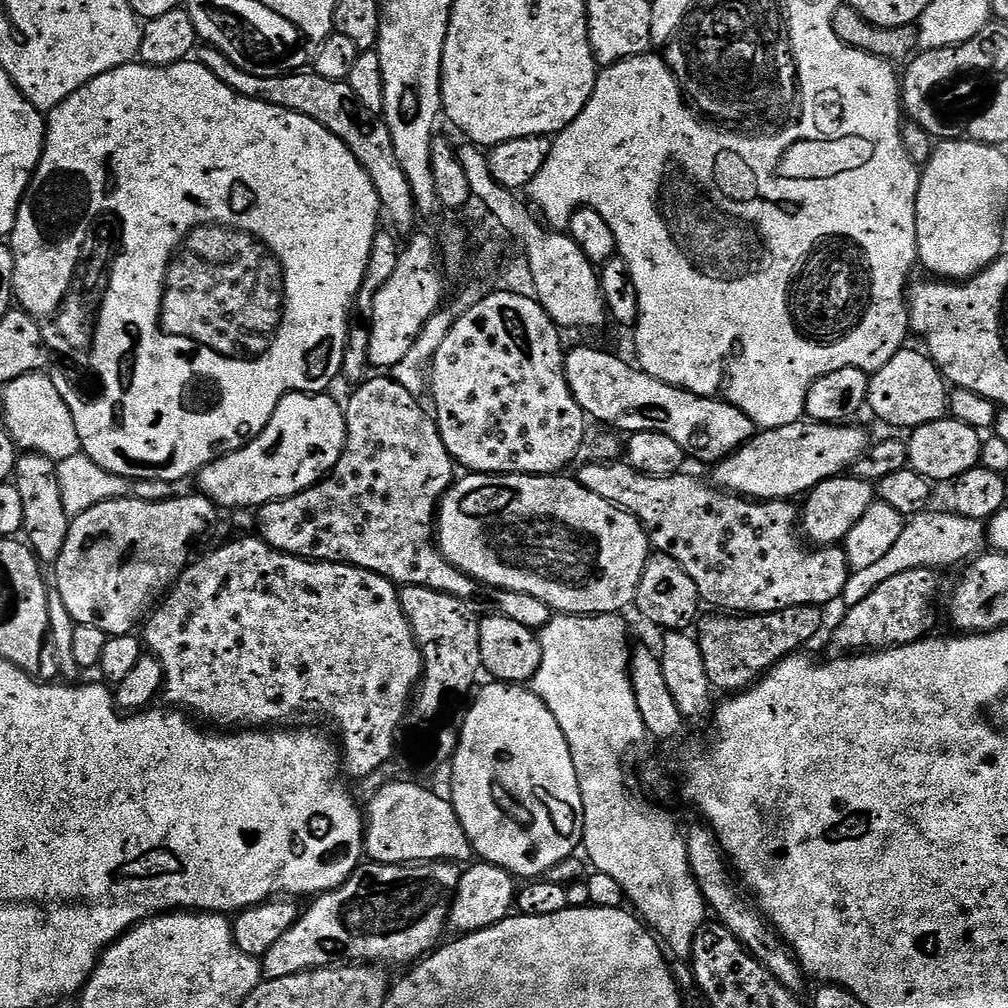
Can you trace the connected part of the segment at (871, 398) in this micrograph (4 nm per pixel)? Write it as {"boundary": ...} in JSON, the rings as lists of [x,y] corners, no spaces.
{"boundary":[[[905,346],[900,349],[898,354],[894,354],[894,358],[890,358],[890,362],[886,362],[886,366],[882,366],[869,375],[867,411],[869,413],[872,411],[882,423],[889,424],[892,428],[911,430],[918,426],[926,426],[930,422],[938,422],[949,415],[949,385],[946,383],[940,369],[937,368],[936,363],[932,361],[932,357],[923,351],[920,352],[915,352],[911,346]]]}

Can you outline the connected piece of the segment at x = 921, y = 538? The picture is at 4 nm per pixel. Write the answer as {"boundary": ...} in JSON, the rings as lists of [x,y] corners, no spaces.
{"boundary":[[[925,510],[917,516],[911,517],[905,523],[902,535],[898,537],[897,544],[885,554],[874,566],[867,570],[858,570],[849,575],[844,595],[845,605],[851,606],[862,602],[870,590],[882,586],[886,578],[894,578],[894,574],[902,574],[906,570],[918,570],[919,568],[952,568],[955,564],[963,565],[985,551],[988,539],[988,530],[985,521],[966,518],[962,514],[951,510],[945,512],[932,512]]]}

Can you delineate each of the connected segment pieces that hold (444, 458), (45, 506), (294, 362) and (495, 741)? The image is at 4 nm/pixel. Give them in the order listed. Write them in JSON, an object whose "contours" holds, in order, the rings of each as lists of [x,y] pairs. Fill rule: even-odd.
{"contours":[[[[376,374],[371,378],[365,379],[362,384],[364,393],[361,396],[352,396],[346,400],[344,408],[344,417],[346,418],[346,442],[342,454],[338,458],[338,462],[332,468],[324,479],[320,480],[314,486],[310,486],[306,490],[302,490],[298,494],[294,494],[285,500],[275,500],[269,504],[261,504],[256,516],[256,528],[260,539],[265,540],[272,548],[276,548],[285,556],[301,556],[304,560],[319,560],[326,564],[349,564],[355,568],[361,568],[367,572],[378,574],[382,578],[391,580],[397,586],[422,586],[430,590],[438,590],[442,594],[450,594],[454,598],[465,602],[473,602],[480,596],[482,591],[481,585],[472,577],[467,576],[462,570],[458,570],[448,560],[444,559],[440,549],[434,539],[434,521],[436,513],[440,507],[440,499],[448,492],[454,483],[454,475],[452,476],[452,468],[454,469],[454,461],[452,455],[446,450],[446,446],[440,437],[440,431],[436,425],[435,419],[431,415],[424,413],[424,408],[419,404],[420,400],[411,394],[406,387],[400,385],[398,381],[392,379],[388,374]]],[[[24,452],[16,457],[14,483],[22,498],[24,530],[23,539],[41,565],[55,565],[62,554],[70,523],[66,506],[62,506],[62,489],[58,486],[57,461],[46,458],[37,452]]],[[[192,58],[165,68],[133,62],[114,70],[106,70],[106,74],[98,74],[98,78],[74,90],[66,102],[62,102],[46,116],[42,158],[32,172],[32,181],[24,191],[10,237],[10,247],[14,254],[12,291],[15,303],[23,311],[34,317],[51,316],[55,308],[61,307],[72,288],[72,274],[74,278],[82,260],[80,251],[84,248],[88,212],[100,218],[108,210],[124,216],[126,250],[124,260],[116,264],[116,280],[112,280],[112,288],[103,290],[98,304],[102,318],[100,336],[96,336],[96,348],[88,348],[88,352],[68,350],[64,356],[59,357],[60,364],[53,363],[50,368],[54,386],[58,386],[58,394],[62,394],[66,406],[70,406],[74,426],[78,426],[83,455],[98,462],[102,470],[125,476],[130,482],[161,480],[164,484],[172,484],[187,476],[195,477],[206,465],[213,464],[218,456],[236,452],[258,438],[285,394],[324,394],[338,380],[348,345],[350,317],[354,312],[356,295],[360,293],[362,278],[366,274],[366,266],[370,262],[374,238],[382,224],[382,209],[378,190],[374,190],[374,182],[370,182],[370,174],[358,162],[358,158],[350,154],[346,142],[330,134],[326,126],[294,110],[238,94],[226,86],[226,82],[210,74],[206,66]],[[192,380],[205,380],[220,391],[220,401],[216,405],[213,403],[210,410],[202,416],[188,416],[187,410],[182,406],[182,398],[193,391]]],[[[492,682],[489,685],[488,692],[482,693],[480,700],[473,702],[472,716],[468,716],[464,720],[464,740],[460,740],[456,744],[456,796],[454,795],[456,813],[470,838],[473,853],[478,854],[481,861],[505,868],[510,875],[517,878],[523,878],[523,876],[528,876],[524,878],[540,878],[551,873],[548,872],[551,868],[558,867],[560,860],[570,859],[575,854],[576,848],[578,852],[578,845],[584,839],[582,790],[576,781],[574,762],[568,757],[566,734],[560,732],[558,718],[554,718],[550,714],[550,710],[545,708],[540,700],[537,700],[531,690],[522,690],[519,684]]]]}

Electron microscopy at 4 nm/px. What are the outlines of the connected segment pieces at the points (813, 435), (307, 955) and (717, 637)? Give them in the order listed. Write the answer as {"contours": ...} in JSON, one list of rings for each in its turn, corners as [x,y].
{"contours":[[[[802,418],[797,422],[797,424],[791,424],[790,426],[778,426],[777,428],[766,428],[760,431],[757,431],[756,435],[752,437],[748,443],[743,444],[737,452],[732,453],[732,455],[727,456],[722,461],[719,461],[711,469],[712,477],[710,477],[711,483],[715,487],[726,491],[731,492],[737,496],[743,496],[749,500],[787,500],[791,501],[792,496],[797,496],[797,498],[803,497],[805,494],[811,492],[814,486],[818,486],[822,482],[826,482],[830,478],[835,476],[843,476],[845,473],[851,469],[851,466],[854,462],[858,462],[858,458],[862,458],[862,454],[867,450],[870,443],[870,437],[868,437],[868,432],[864,428],[855,428],[855,423],[845,422],[843,424],[817,424],[807,418]]],[[[447,862],[361,863],[341,888],[315,897],[294,926],[266,950],[262,958],[263,979],[290,978],[290,974],[349,962],[389,966],[419,961],[445,939],[444,927],[450,924],[460,874],[457,865]]],[[[812,605],[746,615],[724,612],[701,615],[695,623],[694,635],[713,687],[717,691],[724,690],[726,694],[735,694],[752,687],[769,669],[803,649],[800,647],[819,632],[822,626],[821,612],[817,605]]]]}

